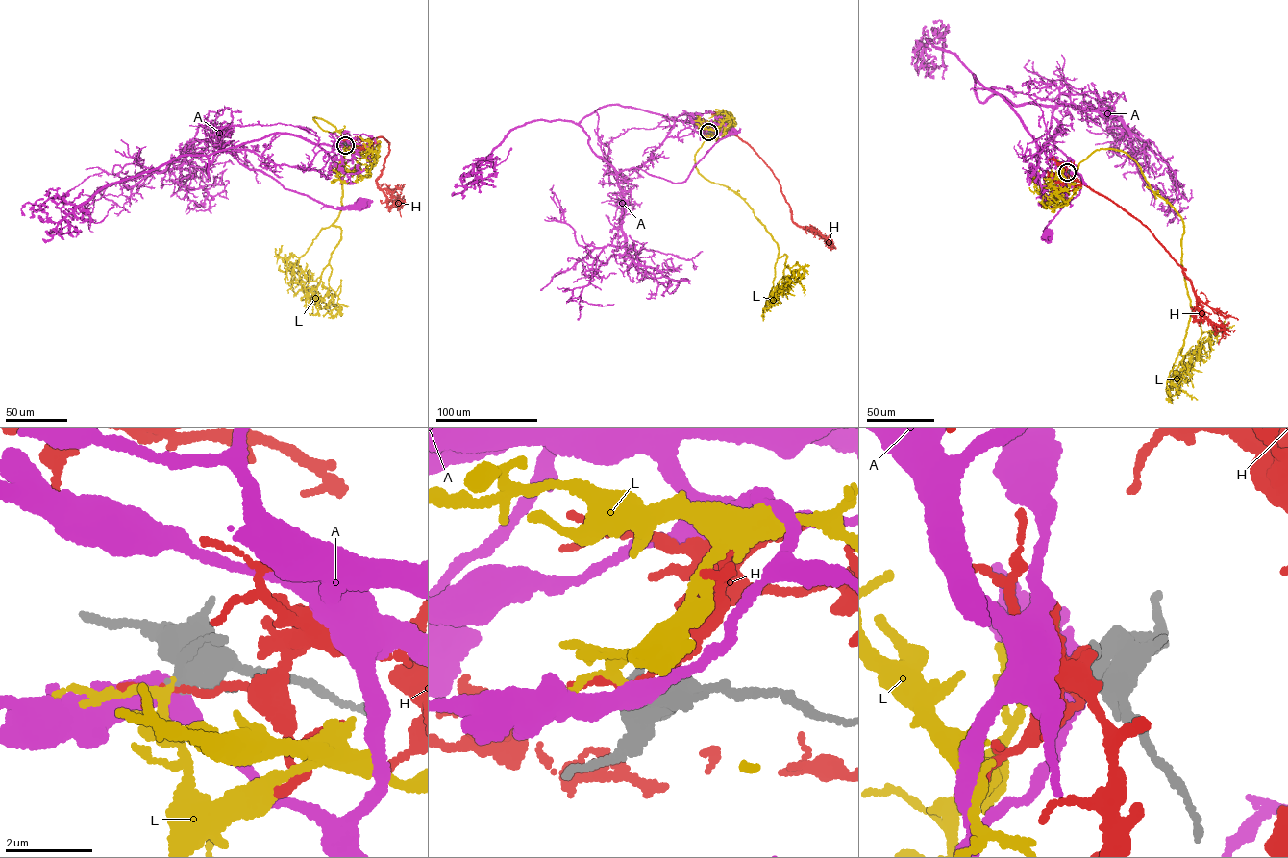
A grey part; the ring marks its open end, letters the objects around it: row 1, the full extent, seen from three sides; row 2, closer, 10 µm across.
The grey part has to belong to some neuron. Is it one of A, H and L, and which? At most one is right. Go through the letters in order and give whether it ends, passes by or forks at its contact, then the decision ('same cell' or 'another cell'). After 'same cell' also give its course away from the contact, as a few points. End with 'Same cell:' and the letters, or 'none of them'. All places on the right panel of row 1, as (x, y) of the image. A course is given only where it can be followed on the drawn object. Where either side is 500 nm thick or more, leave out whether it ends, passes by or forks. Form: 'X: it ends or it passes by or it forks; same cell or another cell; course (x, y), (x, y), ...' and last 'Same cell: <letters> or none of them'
A: it passes by; another cell
H: it passes by; another cell
L: it passes by; same cell; course (1067, 172), (1067, 203), (1052, 211), (1080, 162), (1112, 148), (1181, 218), (1193, 312), (1171, 380), (1198, 400)
Same cell: L

